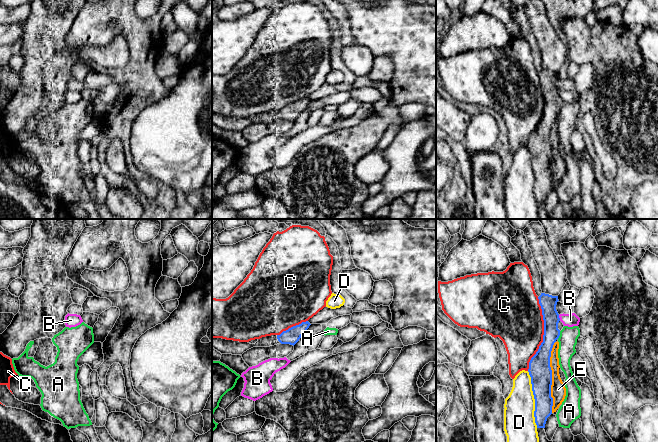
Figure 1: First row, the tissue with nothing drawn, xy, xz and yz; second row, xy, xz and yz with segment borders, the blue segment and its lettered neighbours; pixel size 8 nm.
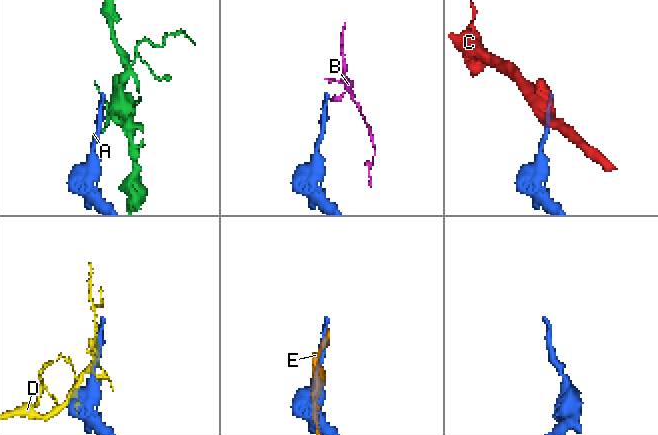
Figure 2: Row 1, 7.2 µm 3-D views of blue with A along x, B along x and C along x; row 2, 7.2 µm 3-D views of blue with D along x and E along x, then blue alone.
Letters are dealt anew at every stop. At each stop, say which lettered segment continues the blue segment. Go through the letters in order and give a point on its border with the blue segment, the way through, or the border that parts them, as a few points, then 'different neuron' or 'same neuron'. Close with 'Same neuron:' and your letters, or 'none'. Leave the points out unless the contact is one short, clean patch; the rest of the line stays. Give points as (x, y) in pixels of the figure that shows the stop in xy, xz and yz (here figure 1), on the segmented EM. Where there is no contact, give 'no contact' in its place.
A: contact yz (559, 335); border yz (560, 331), (560, 335), (557, 338); different neuron
B: contact yz (559, 318); border yz (558, 315), (560, 320); different neuron
C: contact yz (544, 334); different neuron
D: contact yz (534, 398); different neuron
E: contact yz (551, 377); different neuron
Same neuron: none

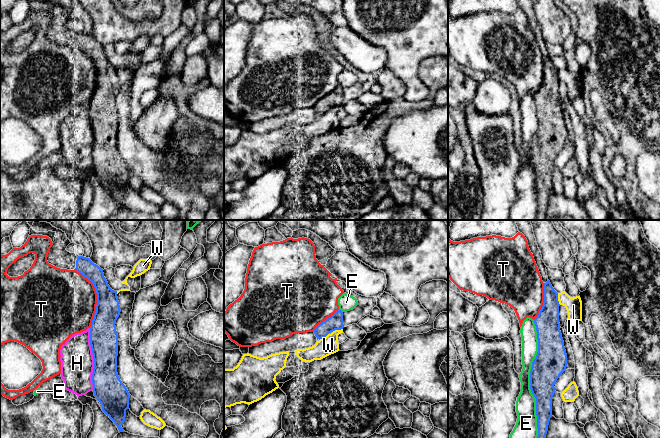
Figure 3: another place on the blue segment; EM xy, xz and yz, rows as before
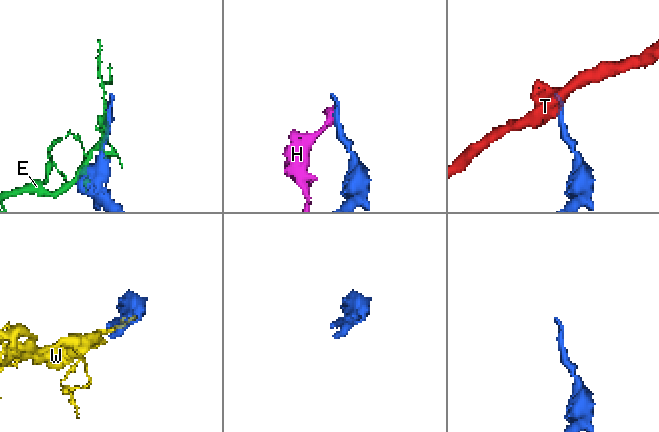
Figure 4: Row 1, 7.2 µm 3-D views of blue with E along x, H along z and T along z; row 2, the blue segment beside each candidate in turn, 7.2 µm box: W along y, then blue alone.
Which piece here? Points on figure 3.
E: contact yz (530, 379); different neuron
H: contact xy (93, 358); different neuron
T: contact xy (97, 297); different neuron
W: contact yz (557, 299); border yz (557, 293), (557, 299), (560, 304); different neuron
Same neuron: none

